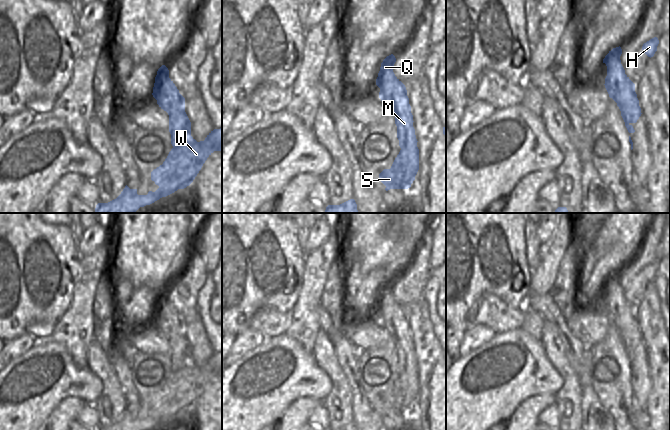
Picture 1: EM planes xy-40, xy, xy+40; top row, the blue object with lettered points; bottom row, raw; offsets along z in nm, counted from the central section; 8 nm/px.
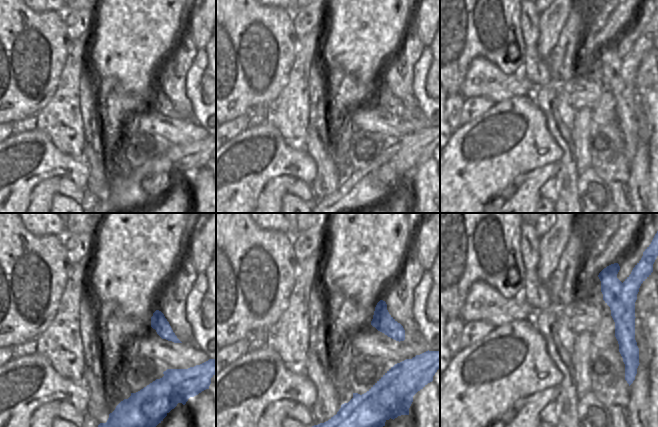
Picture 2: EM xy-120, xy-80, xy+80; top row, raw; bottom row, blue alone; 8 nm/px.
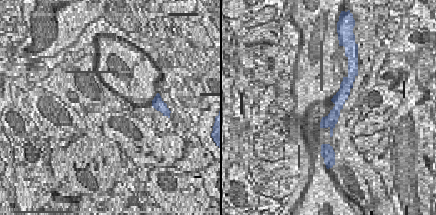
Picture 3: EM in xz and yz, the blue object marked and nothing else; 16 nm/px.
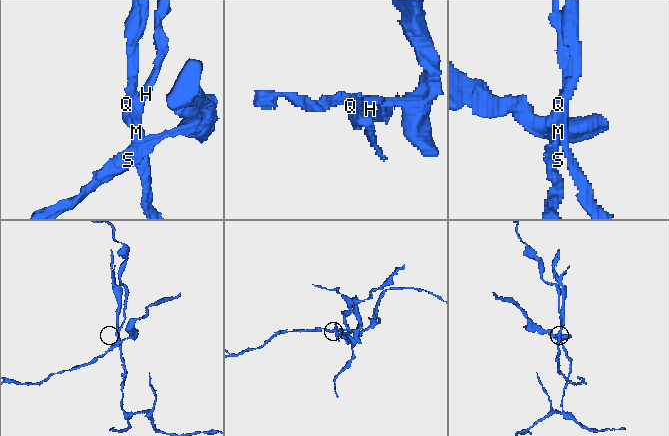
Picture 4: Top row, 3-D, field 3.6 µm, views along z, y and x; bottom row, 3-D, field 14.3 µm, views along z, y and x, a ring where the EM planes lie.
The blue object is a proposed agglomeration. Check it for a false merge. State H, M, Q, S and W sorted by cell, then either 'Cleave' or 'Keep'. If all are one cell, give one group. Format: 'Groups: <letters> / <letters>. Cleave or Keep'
Groups: H / M Q S W. Cleave.

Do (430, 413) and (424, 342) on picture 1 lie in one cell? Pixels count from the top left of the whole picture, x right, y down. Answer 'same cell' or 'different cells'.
same cell

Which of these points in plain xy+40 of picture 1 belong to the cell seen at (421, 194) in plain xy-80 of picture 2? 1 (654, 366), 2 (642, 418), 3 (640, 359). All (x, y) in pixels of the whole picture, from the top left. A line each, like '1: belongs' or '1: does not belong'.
1: belongs
2: does not belong
3: does not belong

